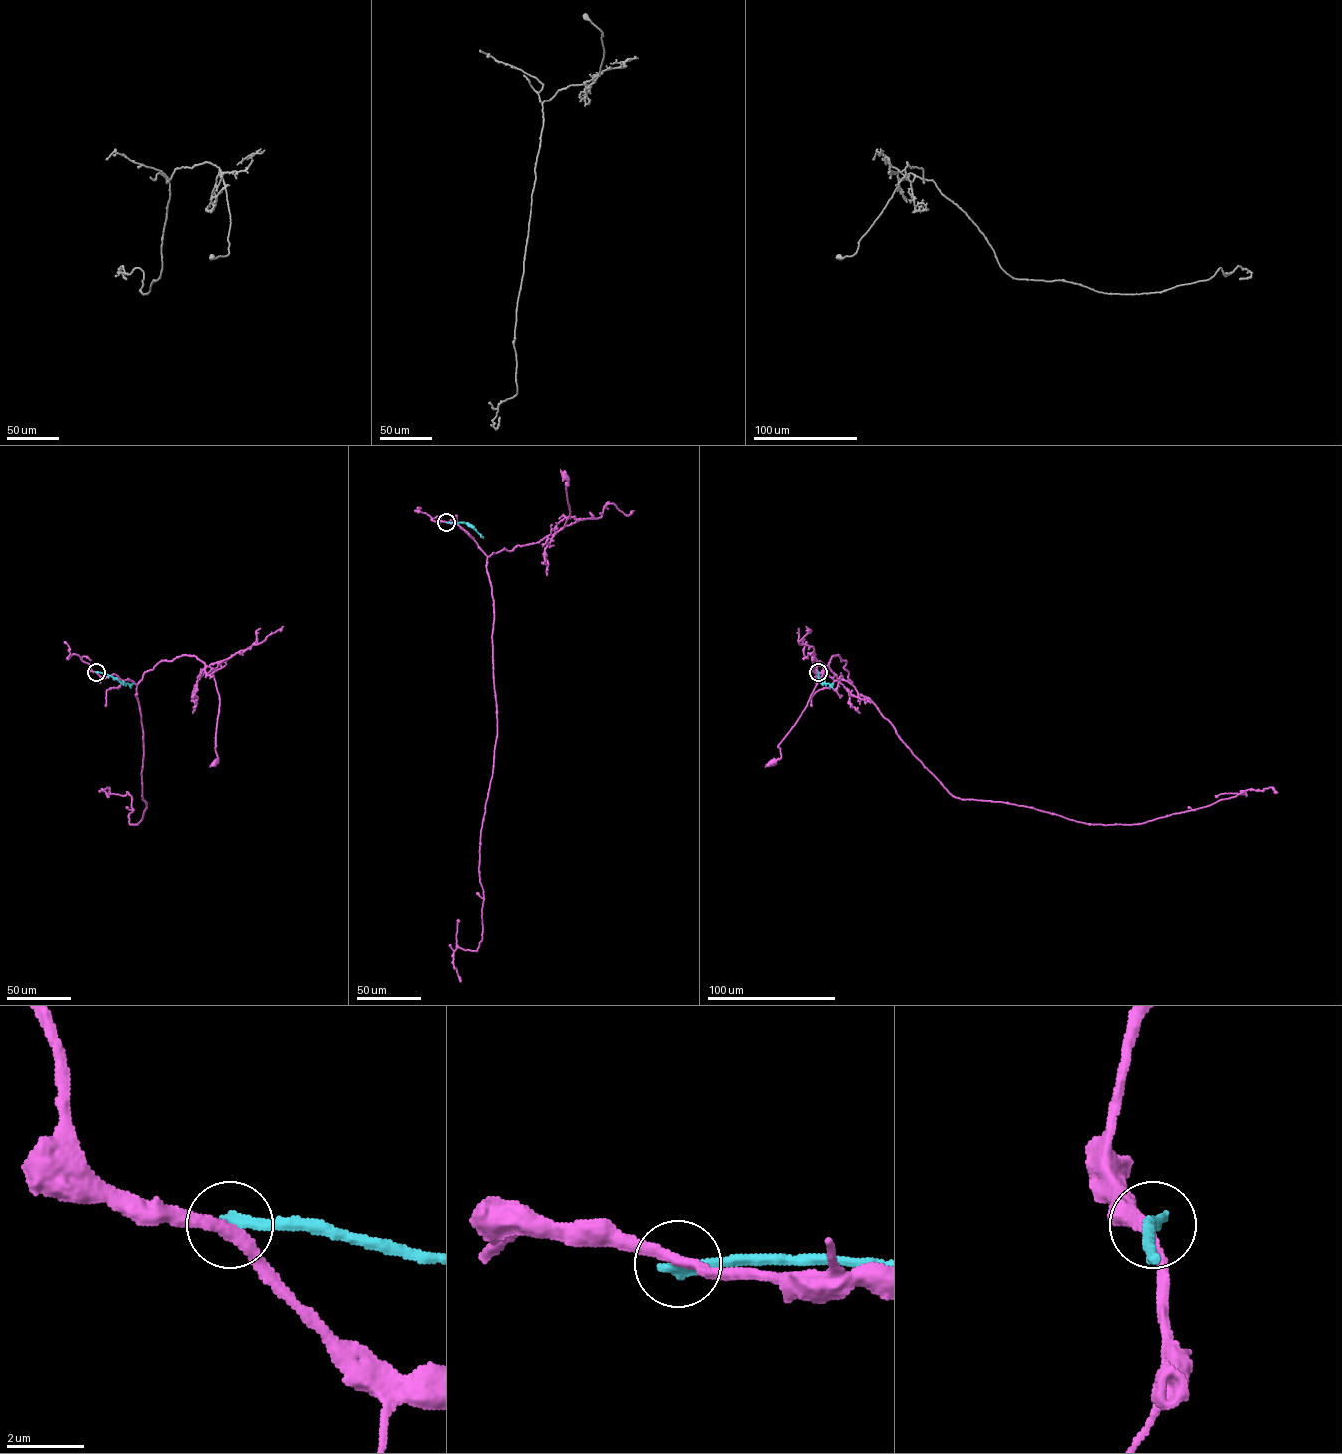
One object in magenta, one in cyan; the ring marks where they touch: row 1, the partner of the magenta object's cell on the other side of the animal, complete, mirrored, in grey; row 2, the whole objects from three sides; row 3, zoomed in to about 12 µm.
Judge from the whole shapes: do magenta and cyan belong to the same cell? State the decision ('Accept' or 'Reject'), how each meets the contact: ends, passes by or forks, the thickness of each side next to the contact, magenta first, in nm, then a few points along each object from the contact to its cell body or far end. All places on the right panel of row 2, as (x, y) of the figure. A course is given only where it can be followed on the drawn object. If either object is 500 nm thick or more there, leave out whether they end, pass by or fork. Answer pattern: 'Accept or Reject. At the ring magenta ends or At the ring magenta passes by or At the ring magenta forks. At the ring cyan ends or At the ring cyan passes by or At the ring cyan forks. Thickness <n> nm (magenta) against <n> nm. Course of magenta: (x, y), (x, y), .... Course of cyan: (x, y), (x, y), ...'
Reject. At the ring magenta passes by. At the ring cyan ends. Thickness 300 nm (magenta) against 360 nm. Course of magenta: (818, 672), (818, 677), (827, 674), (852, 684), (846, 661), (833, 655), (778, 746), (780, 758), (771, 762). Course of cyan: (818, 672), (823, 683), (831, 687), (832, 683)

